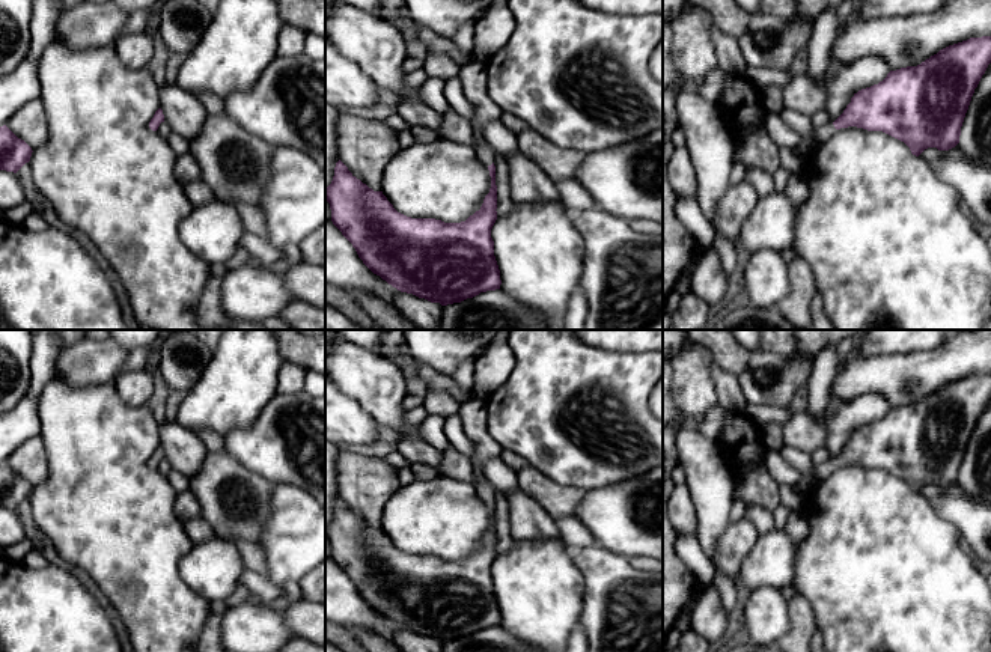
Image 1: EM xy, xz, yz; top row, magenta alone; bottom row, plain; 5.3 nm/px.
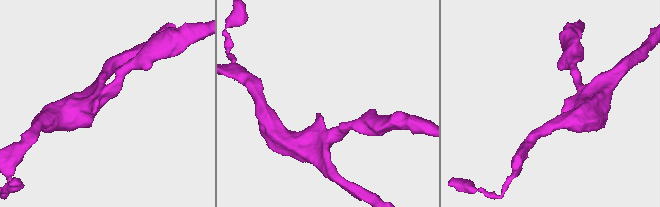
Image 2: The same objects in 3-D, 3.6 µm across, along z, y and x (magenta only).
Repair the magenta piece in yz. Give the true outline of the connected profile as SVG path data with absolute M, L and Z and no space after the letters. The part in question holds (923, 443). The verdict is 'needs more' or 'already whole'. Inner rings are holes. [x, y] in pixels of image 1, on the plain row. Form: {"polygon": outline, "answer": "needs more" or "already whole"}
{"polygon": "M991 373L949 382L920 402L890 408L878 422L854 431L843 450L833 461L815 465L812 476L822 482L837 467L857 464L883 468L904 479L916 494L928 485L949 488L959 480L971 434L989 401Z", "answer": "needs more"}

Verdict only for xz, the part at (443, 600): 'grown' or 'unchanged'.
grown

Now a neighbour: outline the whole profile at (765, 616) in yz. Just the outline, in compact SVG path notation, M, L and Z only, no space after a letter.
M759 587L750 592L744 608L744 634L758 644L774 644L791 626L788 601L782 590Z

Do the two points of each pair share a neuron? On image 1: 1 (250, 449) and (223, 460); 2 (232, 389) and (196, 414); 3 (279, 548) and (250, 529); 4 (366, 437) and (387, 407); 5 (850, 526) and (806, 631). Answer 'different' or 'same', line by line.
1: different
2: same
3: different
4: different
5: different

